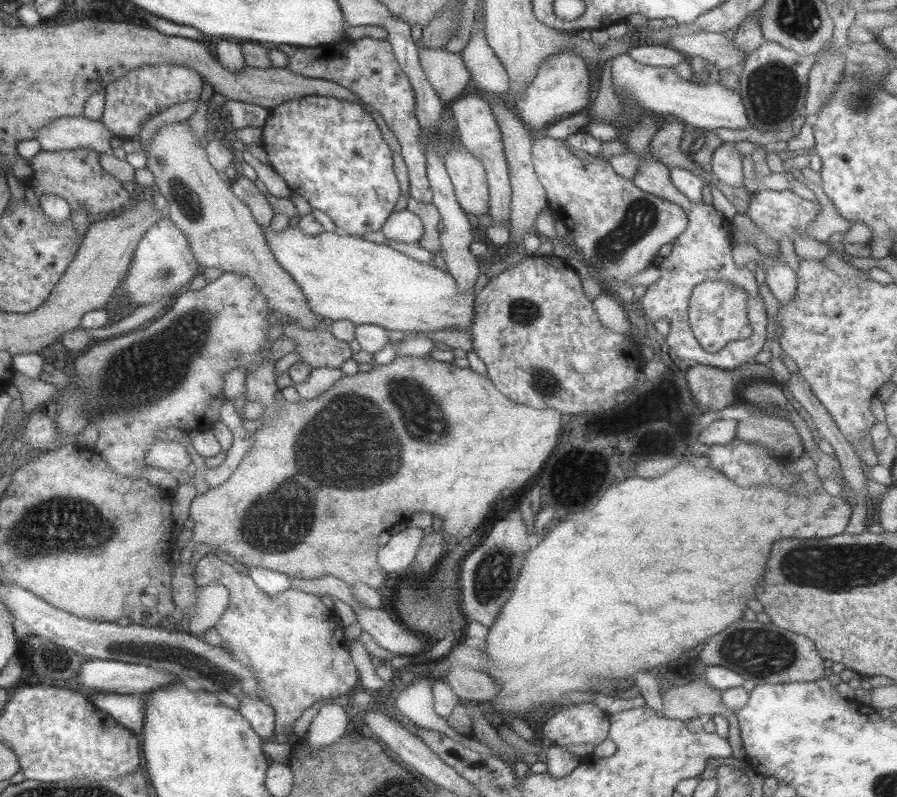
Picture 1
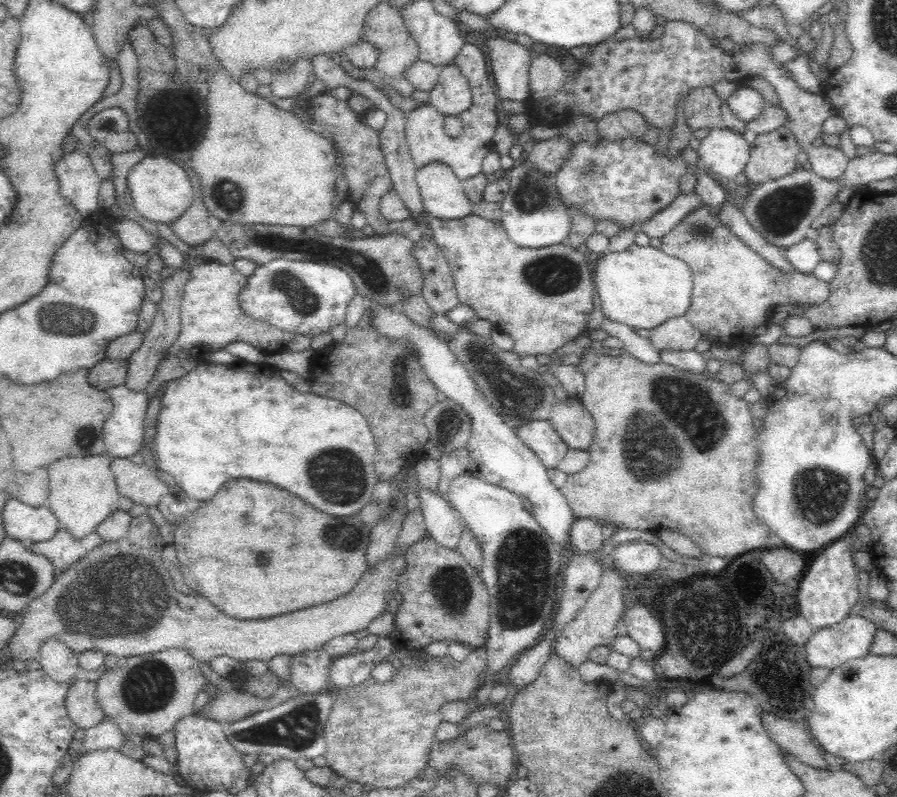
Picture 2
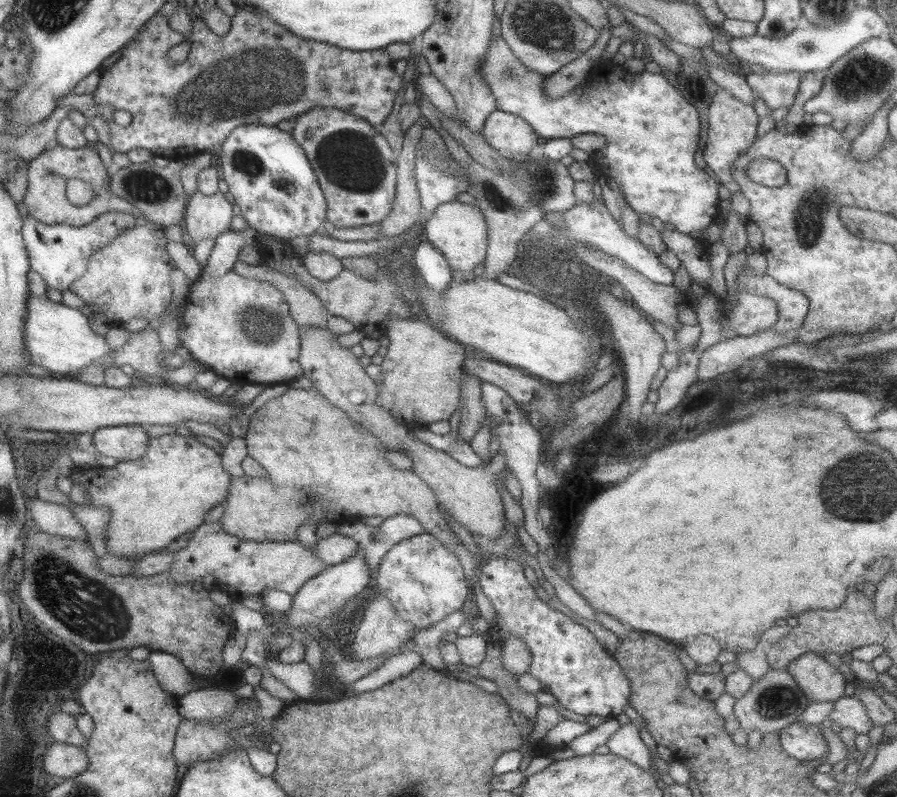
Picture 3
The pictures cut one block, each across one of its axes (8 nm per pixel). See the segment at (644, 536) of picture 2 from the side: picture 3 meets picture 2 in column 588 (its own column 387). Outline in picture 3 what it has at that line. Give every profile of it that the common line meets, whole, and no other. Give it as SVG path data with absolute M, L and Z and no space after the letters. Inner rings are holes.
M428 532L399 540L382 558L378 569L378 593L386 596L396 609L396 614L410 622L416 630L424 628L429 631L455 610L463 609L472 593L458 555Z

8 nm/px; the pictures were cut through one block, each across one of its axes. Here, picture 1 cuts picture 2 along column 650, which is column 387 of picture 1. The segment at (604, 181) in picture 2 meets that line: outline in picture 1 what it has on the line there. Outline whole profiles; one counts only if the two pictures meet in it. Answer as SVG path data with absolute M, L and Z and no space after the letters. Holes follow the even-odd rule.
M319 95L298 98L270 110L262 130L263 148L268 153L271 168L288 183L294 194L305 198L310 207L326 213L340 234L360 237L365 232L378 231L395 212L401 186L392 167L393 152L363 106Z

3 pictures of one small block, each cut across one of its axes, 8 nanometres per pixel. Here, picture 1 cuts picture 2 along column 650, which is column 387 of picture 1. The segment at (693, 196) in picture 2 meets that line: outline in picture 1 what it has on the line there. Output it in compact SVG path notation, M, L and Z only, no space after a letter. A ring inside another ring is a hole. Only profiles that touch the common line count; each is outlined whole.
M407 209L392 212L380 230L386 238L408 244L411 242L418 243L424 234L424 227L420 218Z

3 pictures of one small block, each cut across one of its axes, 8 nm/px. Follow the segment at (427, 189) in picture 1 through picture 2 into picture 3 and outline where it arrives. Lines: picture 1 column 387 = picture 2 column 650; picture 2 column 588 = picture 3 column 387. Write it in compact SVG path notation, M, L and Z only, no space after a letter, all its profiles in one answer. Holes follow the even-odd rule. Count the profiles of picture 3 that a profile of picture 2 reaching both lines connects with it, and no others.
M239 5L239 9L235 17L231 19L231 29L225 36L216 35L206 25L206 21L201 16L194 20L191 34L184 36L175 30L170 29L168 19L165 19L160 14L156 14L151 18L142 31L130 40L130 46L122 51L122 56L119 60L112 64L111 67L103 68L98 89L95 91L96 106L98 106L98 114L100 117L106 119L110 127L110 148L113 152L127 153L133 149L141 148L149 150L154 156L165 157L168 159L185 160L190 157L196 157L199 153L210 150L214 151L215 147L222 146L226 138L230 135L233 128L241 124L258 123L263 125L274 126L283 120L296 120L300 114L306 114L310 108L322 106L322 108L335 107L336 110L346 110L350 114L356 114L358 118L366 120L371 125L378 126L378 128L386 121L388 115L394 108L394 100L398 91L401 89L401 79L398 72L394 69L394 60L390 58L388 51L385 48L374 50L348 50L340 48L339 46L332 46L326 42L318 42L316 40L306 40L301 36L292 34L287 28L281 24L276 24L263 10L252 9L251 7ZM188 40L191 44L188 56L183 63L176 63L171 61L169 52L177 44ZM124 110L132 115L132 122L128 126L121 126L116 124L113 120L114 112Z

